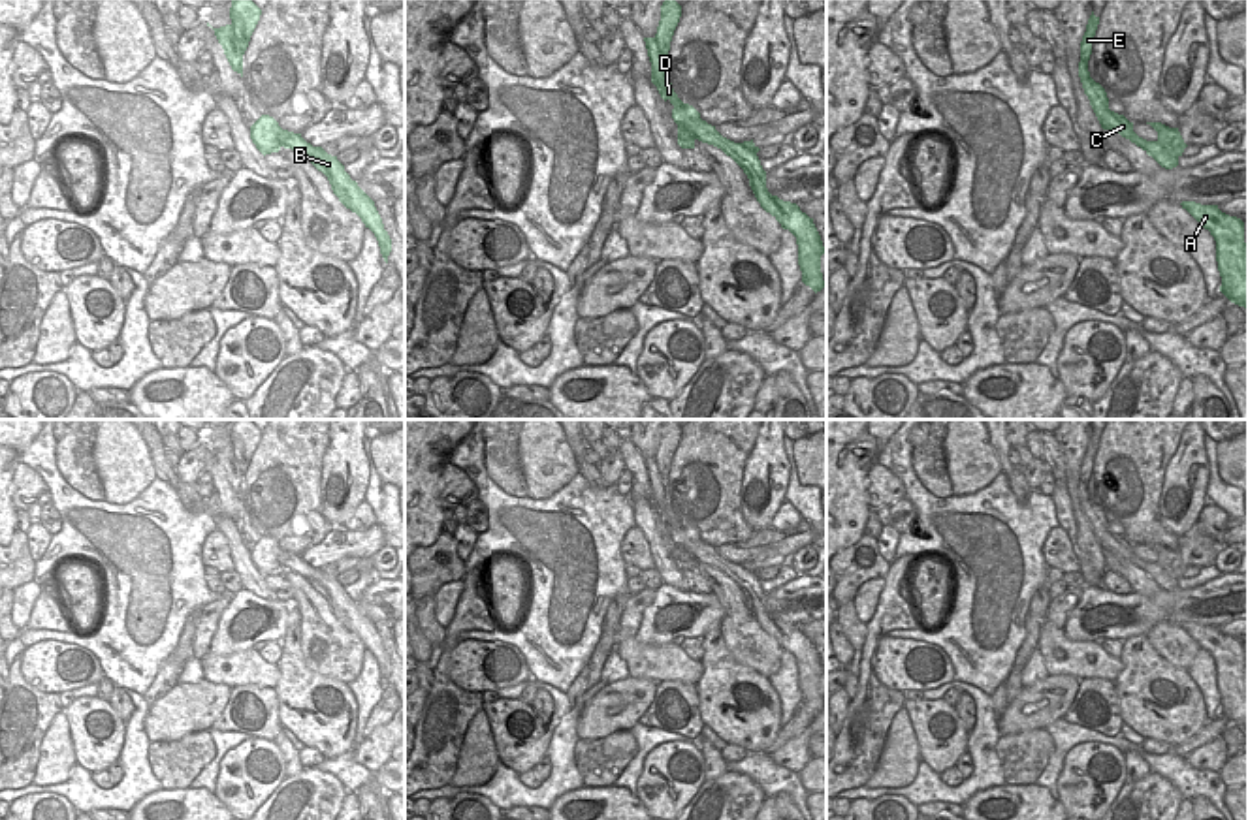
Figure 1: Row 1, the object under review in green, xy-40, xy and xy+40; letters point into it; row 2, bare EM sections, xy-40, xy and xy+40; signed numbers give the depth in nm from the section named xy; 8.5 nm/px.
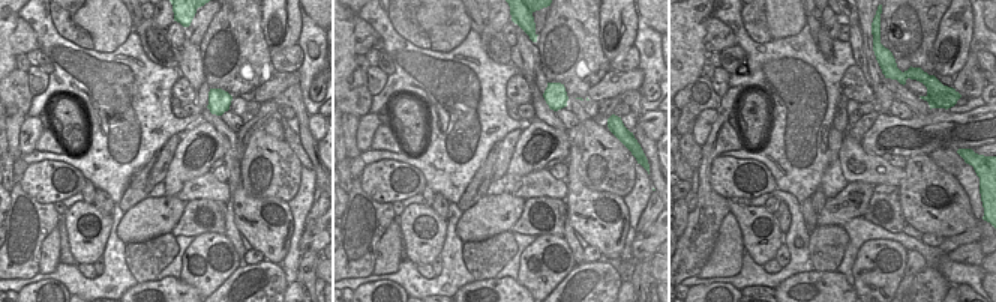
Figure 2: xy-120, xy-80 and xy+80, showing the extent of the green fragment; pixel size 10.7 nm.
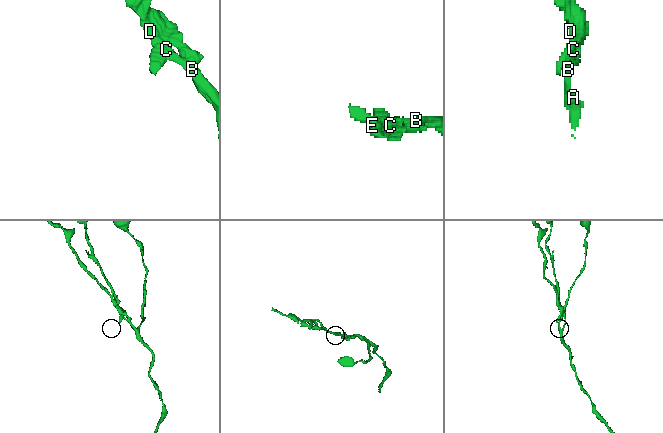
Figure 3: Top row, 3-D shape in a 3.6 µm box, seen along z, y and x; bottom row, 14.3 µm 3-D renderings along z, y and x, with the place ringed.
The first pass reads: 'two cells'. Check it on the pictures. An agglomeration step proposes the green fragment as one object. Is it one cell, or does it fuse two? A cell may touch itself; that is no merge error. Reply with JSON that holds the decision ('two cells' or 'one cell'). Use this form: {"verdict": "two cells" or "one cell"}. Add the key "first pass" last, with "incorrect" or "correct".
{"verdict": "two cells", "first pass": "correct"}

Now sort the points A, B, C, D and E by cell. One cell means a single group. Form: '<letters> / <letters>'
A B C / D E

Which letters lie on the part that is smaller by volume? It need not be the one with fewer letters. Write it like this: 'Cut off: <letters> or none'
Cut off: D, E

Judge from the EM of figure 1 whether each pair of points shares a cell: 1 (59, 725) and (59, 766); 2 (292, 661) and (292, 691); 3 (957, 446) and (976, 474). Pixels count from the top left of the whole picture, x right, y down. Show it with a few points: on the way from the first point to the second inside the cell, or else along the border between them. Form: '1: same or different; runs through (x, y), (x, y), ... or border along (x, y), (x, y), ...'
1: same; runs through (59, 734), (59, 756)
2: same; runs through (292, 668), (292, 683)
3: same; runs through (964, 454), (974, 467)

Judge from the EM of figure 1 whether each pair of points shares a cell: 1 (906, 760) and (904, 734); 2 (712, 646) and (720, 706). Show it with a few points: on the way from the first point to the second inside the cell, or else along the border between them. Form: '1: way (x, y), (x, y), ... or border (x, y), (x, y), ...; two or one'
1: way (904, 755), (904, 740); one
2: way (716, 661), (720, 691); one

